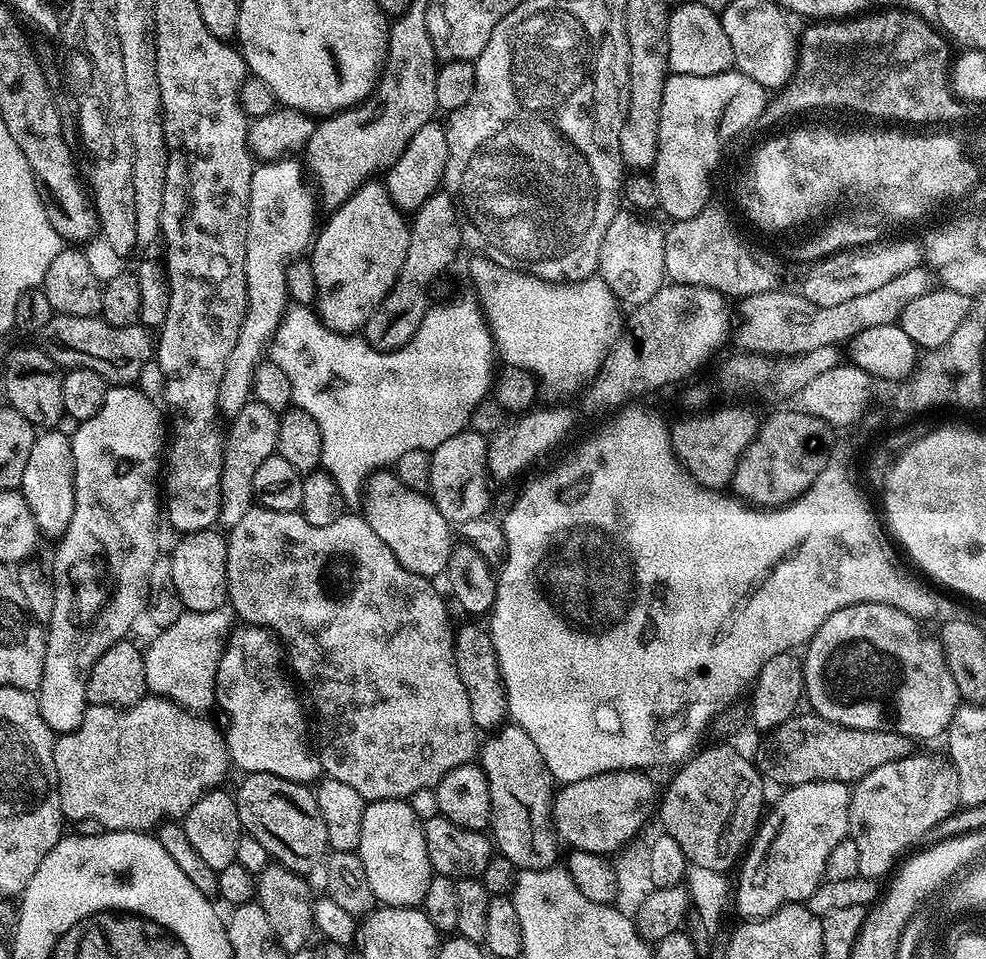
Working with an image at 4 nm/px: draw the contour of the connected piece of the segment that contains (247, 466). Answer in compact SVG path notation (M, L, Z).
M253 398L246 406L242 406L242 410L238 410L231 420L232 425L229 423L226 428L219 519L219 523L225 524L223 527L228 530L238 526L240 519L245 514L250 514L254 507L254 474L258 466L262 466L262 462L266 462L266 458L270 458L276 452L280 416L259 398Z

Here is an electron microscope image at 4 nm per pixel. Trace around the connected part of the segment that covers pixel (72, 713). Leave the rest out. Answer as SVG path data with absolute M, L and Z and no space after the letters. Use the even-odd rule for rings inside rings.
M112 386L109 387L106 398L102 398L102 410L94 414L94 418L81 420L75 425L76 433L71 433L72 457L74 458L74 518L70 518L70 526L64 535L59 537L56 548L56 557L52 560L52 572L50 568L50 579L54 588L54 618L46 625L45 642L45 669L43 670L41 684L38 689L38 699L42 718L46 726L52 728L53 733L63 734L74 730L82 722L82 714L87 710L89 703L86 698L86 682L94 662L110 650L110 646L120 643L129 635L128 631L136 624L136 619L145 615L148 607L148 583L150 582L150 569L154 562L162 555L160 540L156 537L156 519L161 519L162 508L156 505L158 500L158 481L162 476L162 453L166 448L166 420L156 409L156 404L148 396L143 396L136 386Z

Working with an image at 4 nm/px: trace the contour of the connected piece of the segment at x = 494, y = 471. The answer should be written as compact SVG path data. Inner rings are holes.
M566 405L557 408L533 407L519 418L513 419L509 427L497 432L488 440L488 474L493 481L512 480L520 476L531 464L536 464L551 448L556 448L572 432L576 424L576 412Z

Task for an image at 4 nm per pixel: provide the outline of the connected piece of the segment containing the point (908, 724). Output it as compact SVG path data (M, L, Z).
M855 604L830 614L830 618L826 618L826 622L822 622L822 626L818 626L818 630L814 633L812 639L808 641L802 652L804 662L804 695L806 697L806 704L812 707L809 709L815 715L826 718L843 728L874 730L875 732L897 732L907 736L913 742L932 740L935 736L943 737L948 731L948 723L954 718L956 709L960 707L962 701L958 694L958 686L954 686L954 678L946 666L946 658L944 657L944 651L940 648L939 639L932 637L931 640L920 628L923 627L914 618L910 618L910 614L902 614L902 610L898 610L894 606L886 606L885 604Z

